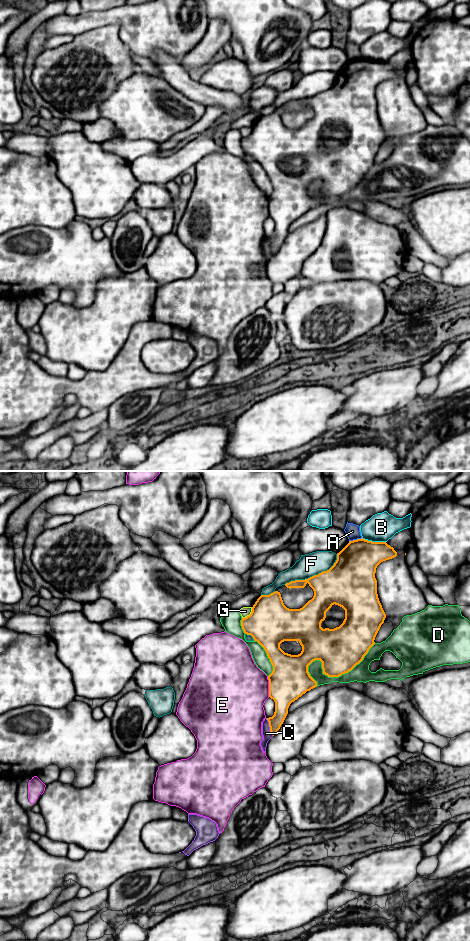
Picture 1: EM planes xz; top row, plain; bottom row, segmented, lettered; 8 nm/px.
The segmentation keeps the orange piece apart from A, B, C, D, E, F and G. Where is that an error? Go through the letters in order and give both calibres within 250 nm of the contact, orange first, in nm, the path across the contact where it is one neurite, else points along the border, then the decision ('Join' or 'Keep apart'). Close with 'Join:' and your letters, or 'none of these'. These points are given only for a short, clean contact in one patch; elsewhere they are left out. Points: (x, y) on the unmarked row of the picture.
A: Thickness 340 nm (orange) against 120 nm. Boundary: xz (361, 57), (349, 61). Keep apart
B: Thickness 320 nm (orange) against 240 nm. Keep apart
C: Thickness 140 nm (orange) against 70 nm. Boundary: xz (266, 238), (269, 244), (269, 251), (273, 255). Keep apart
D: Thickness 360 nm (orange) against 140 nm. Keep apart
E: Thickness 320 nm (orange) against 480 nm. Keep apart
F: Thickness 340 nm (orange) against 180 nm. Keep apart
G: Thickness 360 nm (orange) against 80 nm. Keep apart
Join: none of these

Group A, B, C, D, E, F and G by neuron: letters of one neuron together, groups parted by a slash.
A / B / C / D / E / F / G

